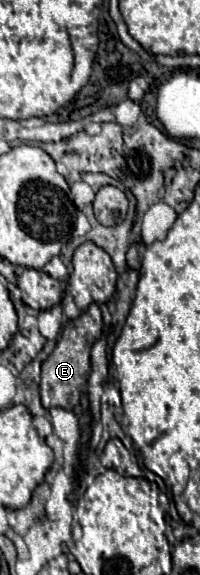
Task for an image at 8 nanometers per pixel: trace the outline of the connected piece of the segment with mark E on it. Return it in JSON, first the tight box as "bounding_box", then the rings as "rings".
{"bounding_box":[40,304,102,410],"rings":[[[92,304],[80,318],[70,320],[64,328],[62,338],[58,340],[54,352],[42,364],[42,382],[40,382],[40,396],[44,408],[68,408],[74,410],[80,404],[82,392],[86,392],[86,376],[90,372],[90,350],[96,338],[102,334],[102,312],[96,304]]]}

